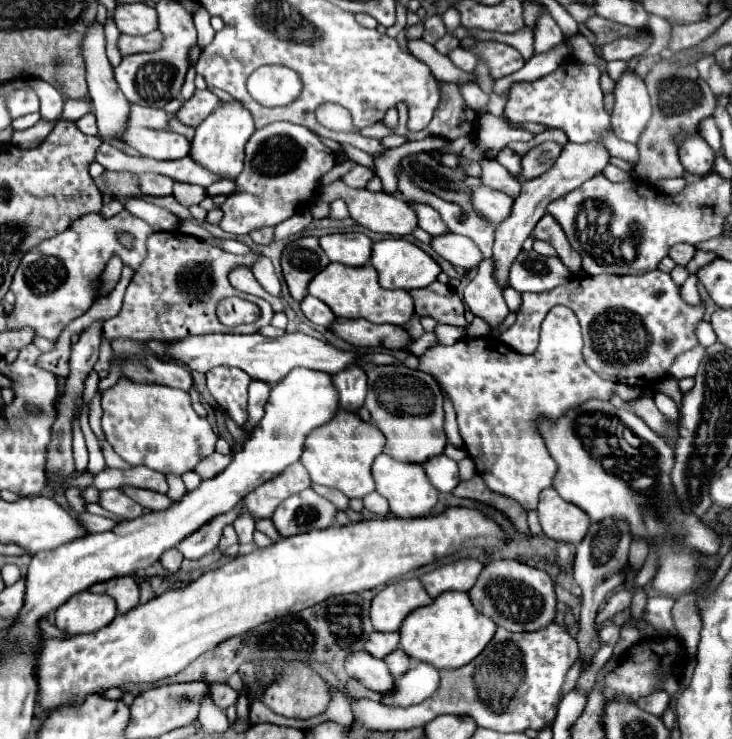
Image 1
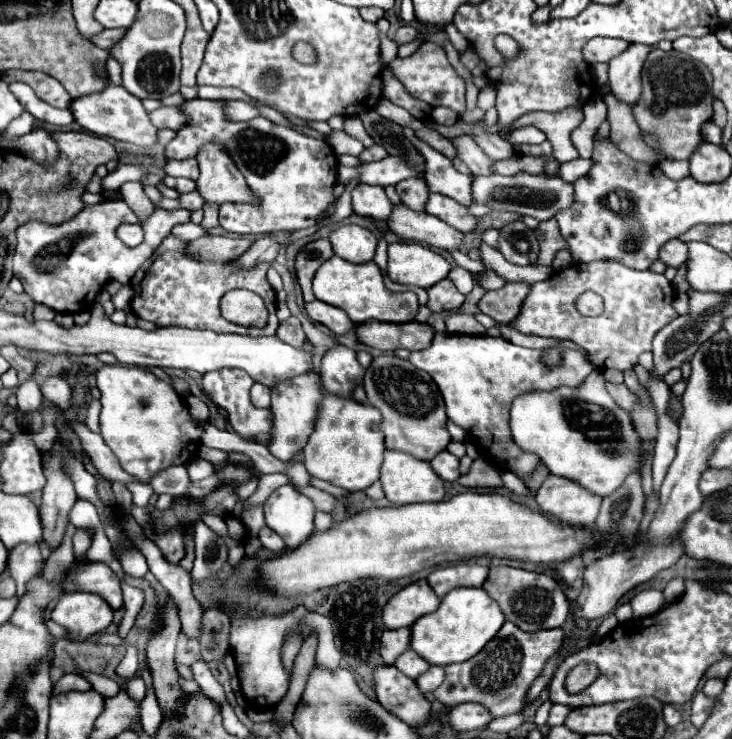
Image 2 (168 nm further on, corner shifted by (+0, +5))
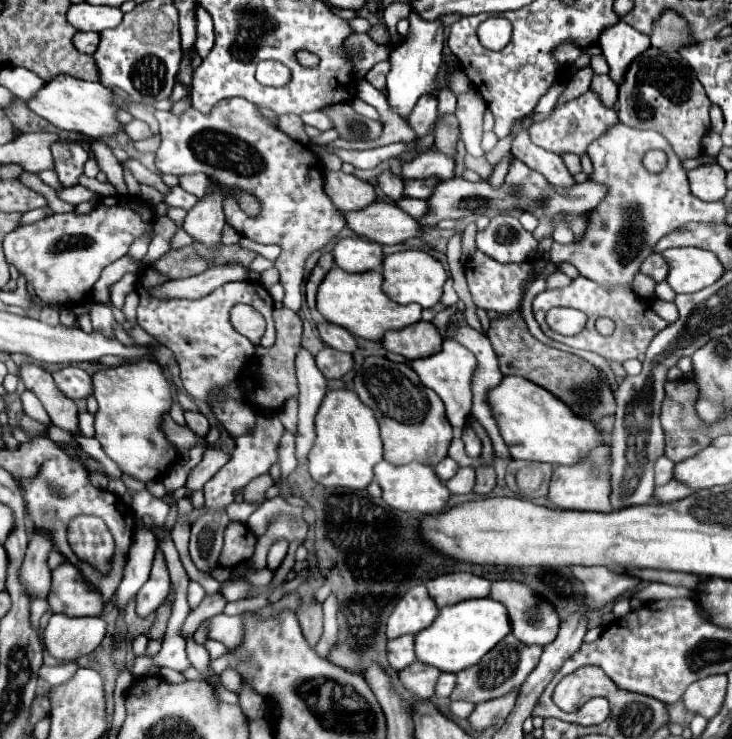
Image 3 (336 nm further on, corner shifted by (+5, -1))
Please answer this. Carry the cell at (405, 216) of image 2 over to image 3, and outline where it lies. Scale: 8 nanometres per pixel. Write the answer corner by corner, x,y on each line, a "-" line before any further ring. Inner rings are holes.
375,201
361,211
343,215
347,219
347,225
359,237
367,237
381,245
405,243
407,239
423,235
423,227
395,203

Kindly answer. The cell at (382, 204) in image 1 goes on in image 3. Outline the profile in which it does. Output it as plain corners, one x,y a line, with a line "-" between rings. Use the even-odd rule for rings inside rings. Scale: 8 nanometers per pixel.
343,171
325,173
325,193
331,197
335,207
341,211
357,211
377,201
375,187
355,175
345,175

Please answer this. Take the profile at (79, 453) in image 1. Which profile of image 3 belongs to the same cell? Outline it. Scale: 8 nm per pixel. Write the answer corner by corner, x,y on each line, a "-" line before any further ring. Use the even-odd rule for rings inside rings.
33,599
31,601
31,623
35,625
35,629
39,627
39,619
43,613
49,611
49,603
47,599

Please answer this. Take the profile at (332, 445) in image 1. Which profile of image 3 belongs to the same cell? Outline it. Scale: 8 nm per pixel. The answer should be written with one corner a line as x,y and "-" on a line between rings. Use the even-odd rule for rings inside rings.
351,389
327,391
315,417
315,445
309,453
309,473
313,481
327,487
365,489
373,479
373,467
383,459
377,421

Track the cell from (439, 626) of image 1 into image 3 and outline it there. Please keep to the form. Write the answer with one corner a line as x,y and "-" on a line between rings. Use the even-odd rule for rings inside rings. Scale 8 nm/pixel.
489,597
461,601
459,605
447,605
447,609
441,609
435,625
415,635
415,655
421,663
433,665
441,672
458,673
475,665
507,633
511,633
511,623
507,617
507,609
499,601

